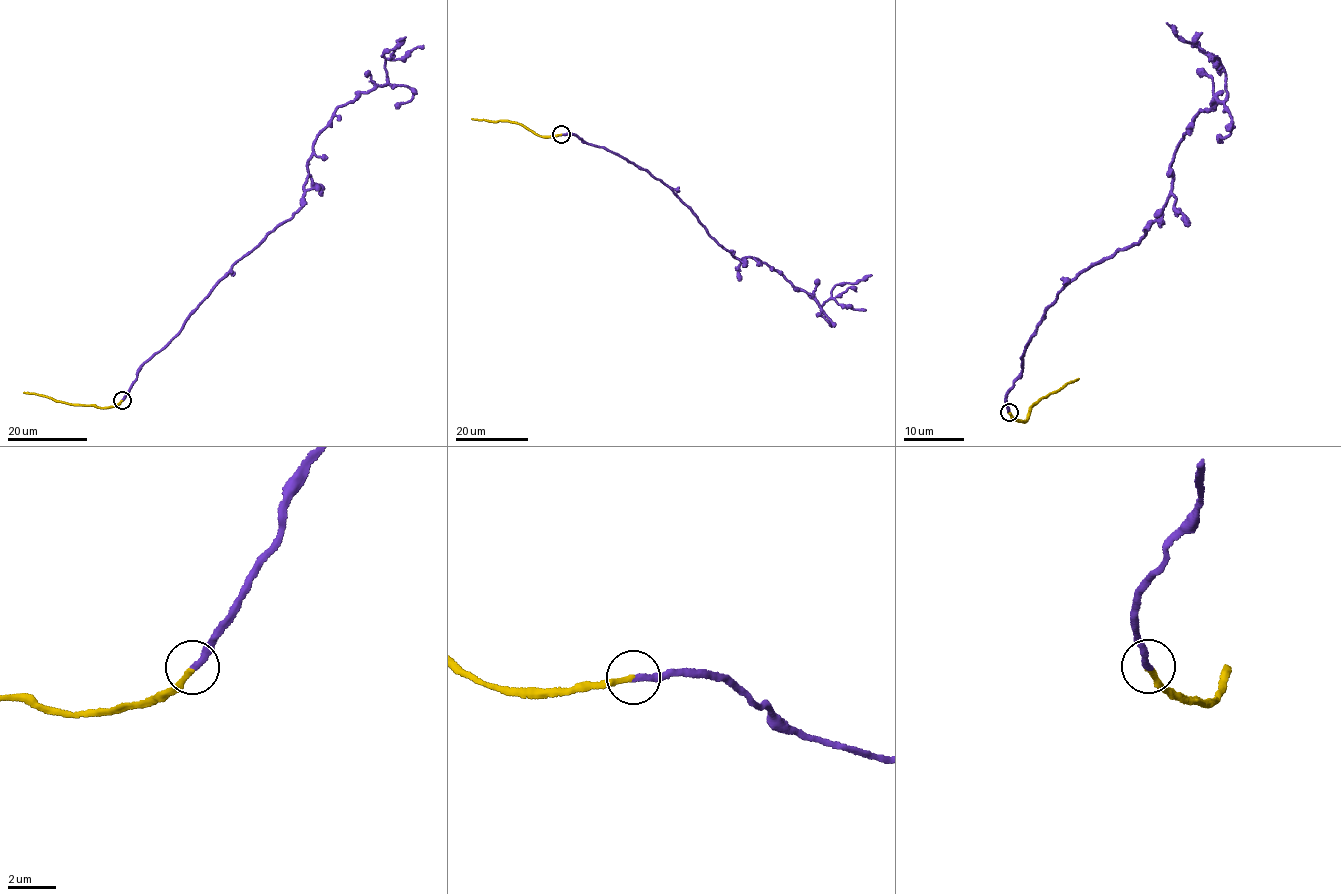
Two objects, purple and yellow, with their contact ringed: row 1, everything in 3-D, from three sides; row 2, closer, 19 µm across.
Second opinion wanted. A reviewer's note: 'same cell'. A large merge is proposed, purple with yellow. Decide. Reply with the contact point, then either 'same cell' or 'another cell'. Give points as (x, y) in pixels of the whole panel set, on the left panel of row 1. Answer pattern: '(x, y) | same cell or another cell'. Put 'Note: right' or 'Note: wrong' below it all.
(122, 400) | same cell
Note: right

